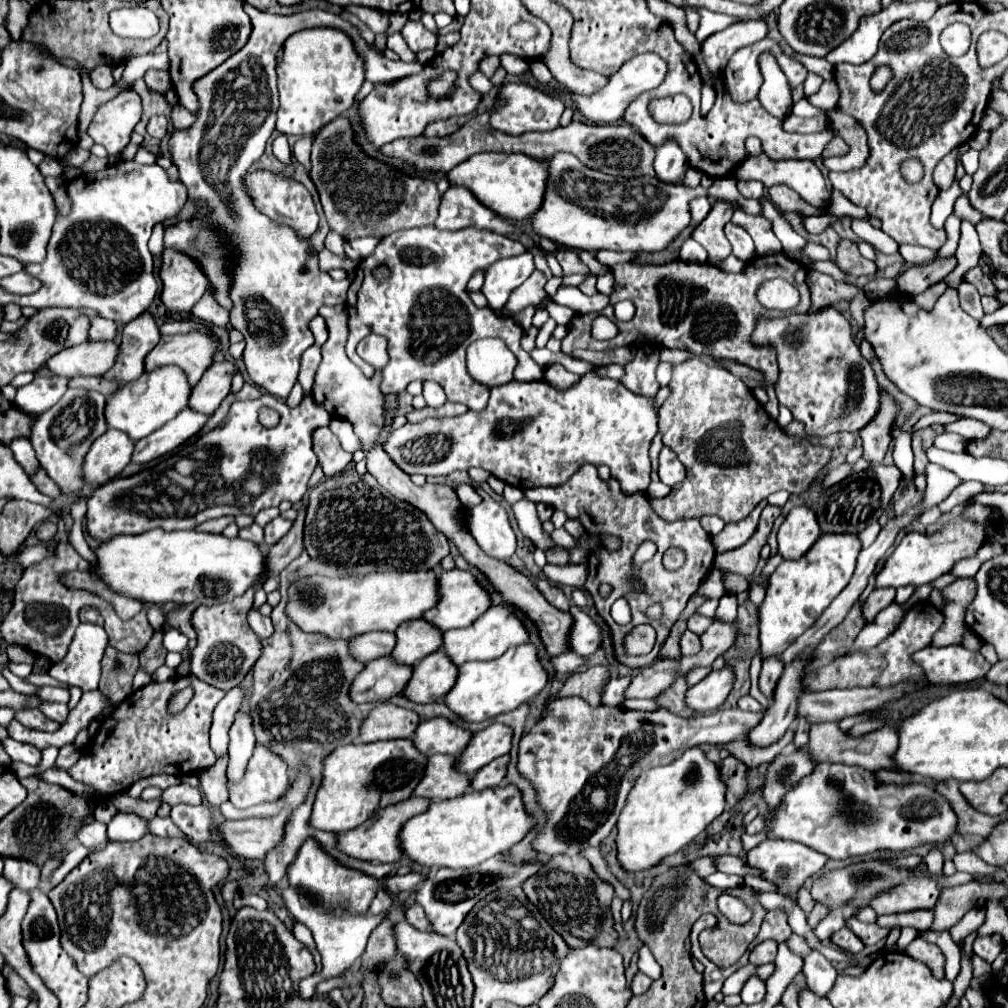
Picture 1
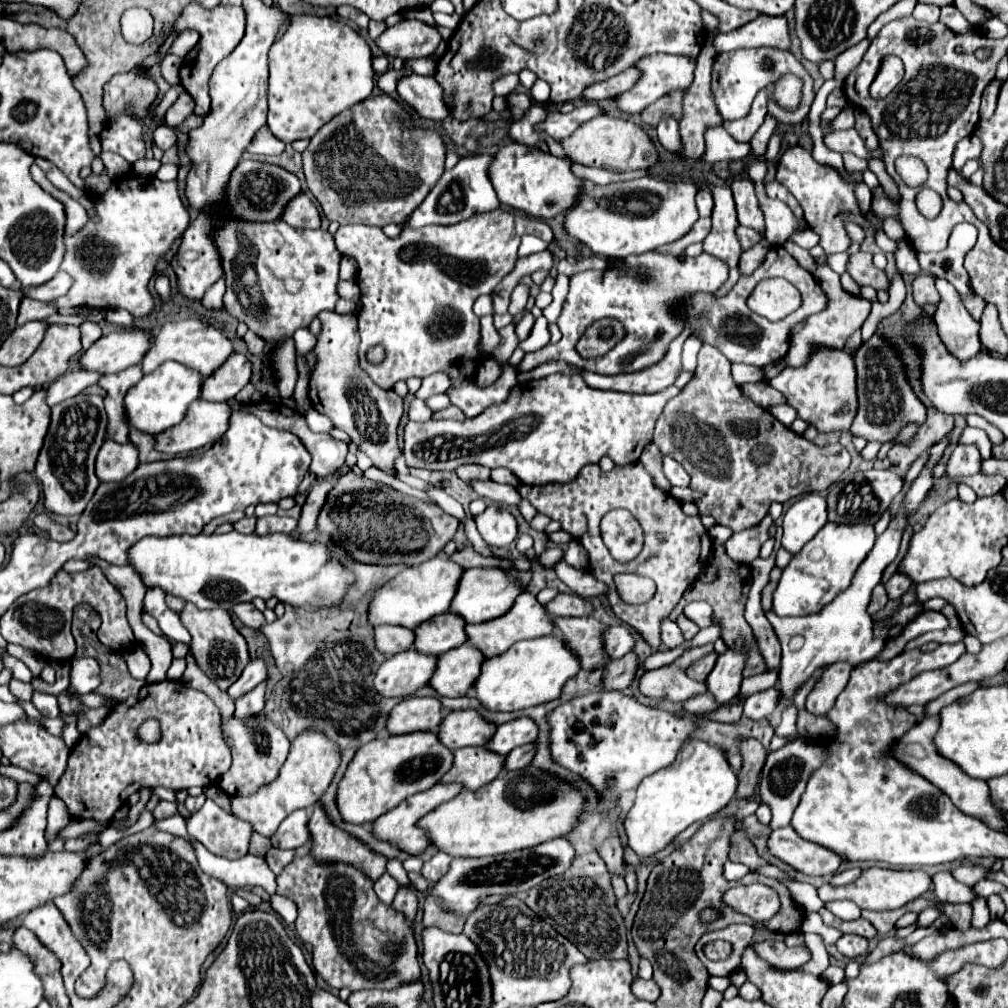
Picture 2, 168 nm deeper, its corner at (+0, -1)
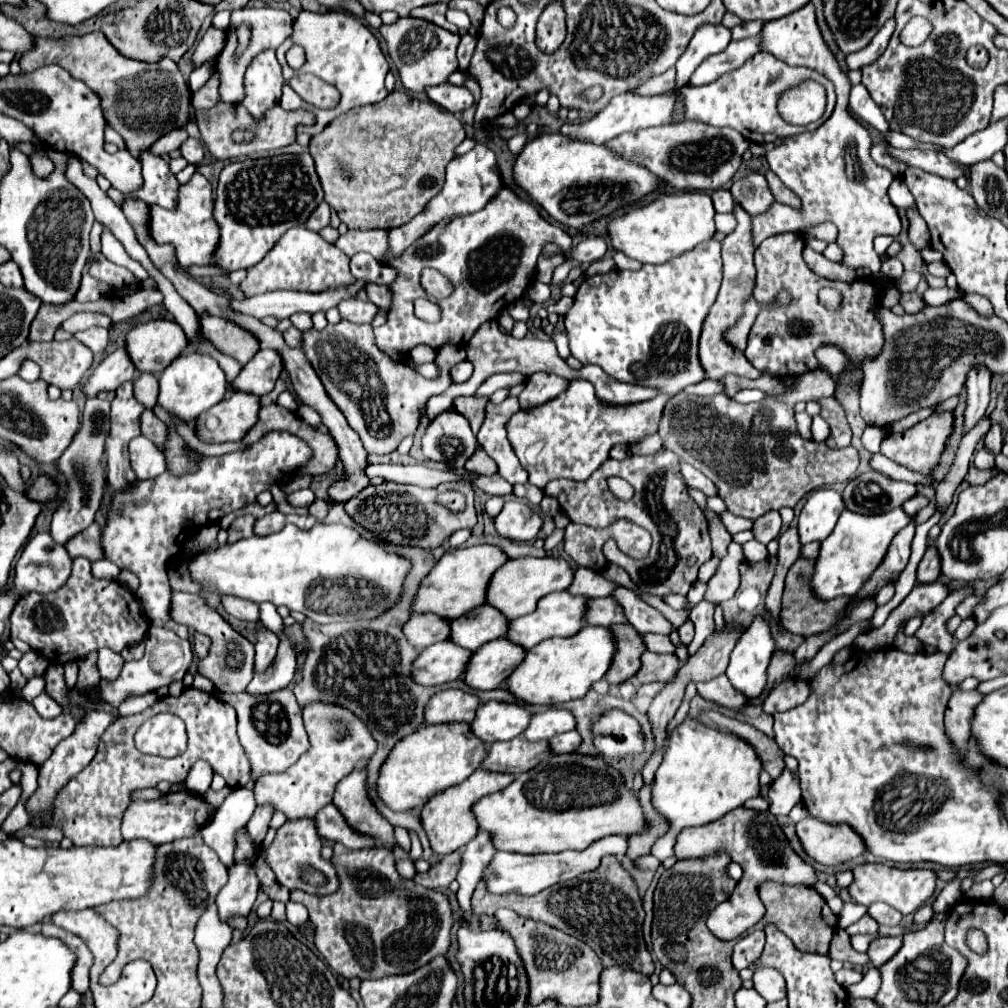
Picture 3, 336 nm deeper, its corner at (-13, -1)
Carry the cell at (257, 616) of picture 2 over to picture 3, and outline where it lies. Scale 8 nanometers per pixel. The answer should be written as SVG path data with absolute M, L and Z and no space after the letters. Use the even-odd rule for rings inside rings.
M220 595L220 599L222 599L226 613L230 613L238 619L244 619L244 621L258 621L260 619L256 603L242 599L242 597L228 597L228 595Z

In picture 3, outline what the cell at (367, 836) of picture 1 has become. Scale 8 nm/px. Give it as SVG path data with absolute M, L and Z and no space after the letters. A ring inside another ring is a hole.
M478 769L476 773L472 773L472 777L468 777L468 781L454 785L452 789L446 789L444 793L432 797L432 801L428 801L428 805L424 805L420 817L422 817L422 825L428 833L434 853L448 855L448 853L454 853L456 849L464 847L468 841L472 841L472 837L476 837L476 833L480 831L478 821L472 813L472 805L478 799L482 799L484 795L490 795L490 793L496 793L496 791L508 787L514 779L516 779L516 775L510 775L510 773L494 773L494 771Z

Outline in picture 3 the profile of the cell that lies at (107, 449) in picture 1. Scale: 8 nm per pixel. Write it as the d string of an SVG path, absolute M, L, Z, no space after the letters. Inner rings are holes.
M134 437L130 441L130 463L138 479L156 479L166 471L166 461L162 451L146 437Z

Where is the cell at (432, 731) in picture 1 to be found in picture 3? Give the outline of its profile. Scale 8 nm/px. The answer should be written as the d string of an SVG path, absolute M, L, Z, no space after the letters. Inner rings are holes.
M488 701L478 709L476 719L472 721L472 731L490 745L494 741L508 741L522 735L530 719L532 713L520 703Z

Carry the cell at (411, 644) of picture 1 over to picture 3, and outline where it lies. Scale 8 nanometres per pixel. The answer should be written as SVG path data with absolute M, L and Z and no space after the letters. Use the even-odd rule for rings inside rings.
M482 605L480 609L472 609L470 613L452 619L450 629L450 639L456 645L470 649L474 653L480 645L506 637L510 621L492 605Z

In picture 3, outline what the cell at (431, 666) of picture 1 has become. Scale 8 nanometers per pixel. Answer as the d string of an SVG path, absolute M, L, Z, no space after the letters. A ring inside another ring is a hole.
M496 639L482 645L470 659L464 681L478 691L498 689L526 657L526 649L508 639Z

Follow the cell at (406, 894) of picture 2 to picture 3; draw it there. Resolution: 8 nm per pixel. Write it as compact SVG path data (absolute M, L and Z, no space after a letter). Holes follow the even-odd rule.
M456 851L448 857L444 857L438 865L430 867L426 873L416 873L414 881L418 885L430 887L430 889L448 889L448 885L456 879L460 861L462 861L462 851Z

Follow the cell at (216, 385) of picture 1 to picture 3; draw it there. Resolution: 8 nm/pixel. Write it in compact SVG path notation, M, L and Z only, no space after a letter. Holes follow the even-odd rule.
M260 349L254 355L254 359L246 363L240 375L236 377L236 389L250 391L254 395L270 393L282 371L284 371L284 363L280 353L274 349Z

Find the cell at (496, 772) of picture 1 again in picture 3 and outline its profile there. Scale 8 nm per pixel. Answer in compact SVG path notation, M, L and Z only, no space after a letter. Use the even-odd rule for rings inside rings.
M568 731L568 733L560 733L556 737L552 737L548 741L552 745L552 753L572 753L572 751L578 751L582 739L578 735L578 731Z

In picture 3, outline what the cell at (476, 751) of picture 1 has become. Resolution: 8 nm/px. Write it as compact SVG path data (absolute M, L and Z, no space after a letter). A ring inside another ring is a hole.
M548 709L542 713L536 713L524 733L526 739L530 741L540 741L540 739L552 739L558 733L572 731L576 727L576 719L570 711L566 709Z

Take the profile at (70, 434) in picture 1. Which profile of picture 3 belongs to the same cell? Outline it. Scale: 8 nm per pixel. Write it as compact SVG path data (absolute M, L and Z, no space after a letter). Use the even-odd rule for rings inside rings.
M98 397L88 399L84 407L82 427L78 429L68 451L64 451L64 455L58 459L58 469L66 475L70 489L68 497L58 505L50 525L50 535L58 545L64 545L74 535L82 533L86 527L94 523L94 515L100 507L100 499L104 493L104 437L108 435L108 413L108 401L102 401Z

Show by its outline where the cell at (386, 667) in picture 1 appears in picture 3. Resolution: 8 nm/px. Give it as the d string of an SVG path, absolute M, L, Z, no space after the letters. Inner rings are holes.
M450 639L430 645L416 659L416 681L420 685L442 685L464 675L472 651L458 647Z

